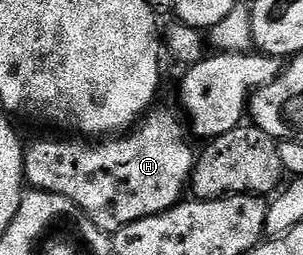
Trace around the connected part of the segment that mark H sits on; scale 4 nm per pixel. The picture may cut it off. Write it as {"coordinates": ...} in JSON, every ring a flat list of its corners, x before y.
{"coordinates":[[153,105,143,121,119,136,97,142,76,136,38,139,24,152,25,183,34,190,66,196,109,236,126,228,126,224,180,205,196,171,198,150,192,147,185,123,176,119,170,107,160,105]]}

